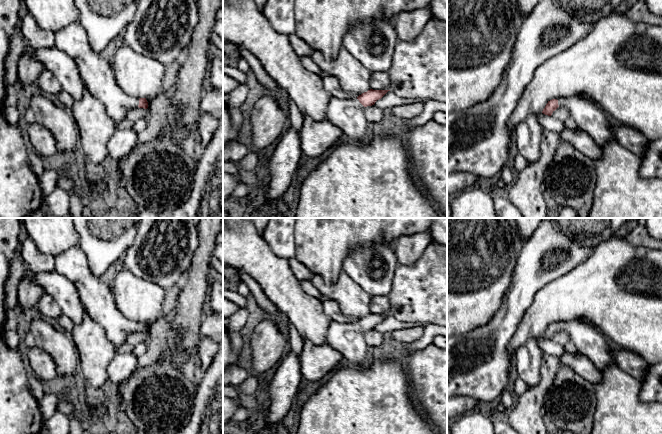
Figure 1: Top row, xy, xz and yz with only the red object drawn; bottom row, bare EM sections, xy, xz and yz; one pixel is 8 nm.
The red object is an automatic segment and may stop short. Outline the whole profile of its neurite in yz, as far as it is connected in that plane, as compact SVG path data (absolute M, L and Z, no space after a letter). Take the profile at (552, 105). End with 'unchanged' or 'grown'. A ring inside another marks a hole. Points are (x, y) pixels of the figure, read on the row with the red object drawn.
M571 96L548 101L542 113L551 116L560 106L567 108L578 128L586 132L595 143L602 147L606 143L615 140L611 124L605 117L605 113L595 104L583 96Z; grown

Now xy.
M79 22L55 34L55 47L76 63L85 88L105 106L108 116L119 123L133 108L148 108L146 98L132 98L118 86L112 65L90 47L88 36Z; grown

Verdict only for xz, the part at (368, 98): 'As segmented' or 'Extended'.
Extended

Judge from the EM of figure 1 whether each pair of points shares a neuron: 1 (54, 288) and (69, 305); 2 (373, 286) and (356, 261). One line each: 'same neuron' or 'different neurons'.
1: same neuron
2: same neuron

